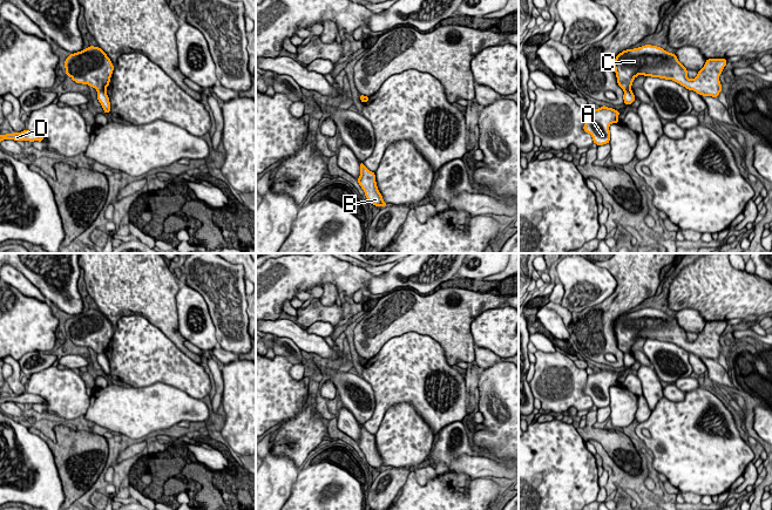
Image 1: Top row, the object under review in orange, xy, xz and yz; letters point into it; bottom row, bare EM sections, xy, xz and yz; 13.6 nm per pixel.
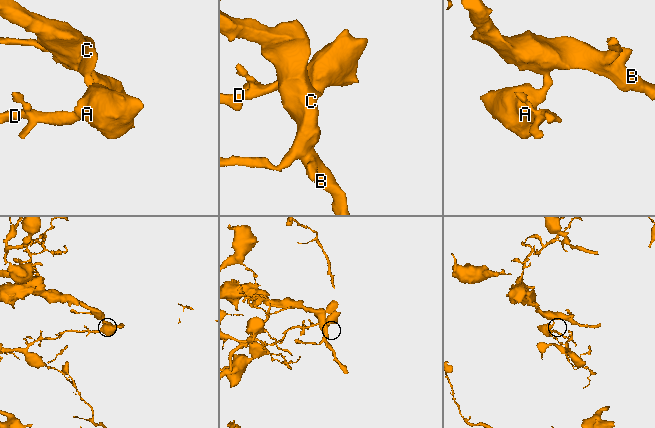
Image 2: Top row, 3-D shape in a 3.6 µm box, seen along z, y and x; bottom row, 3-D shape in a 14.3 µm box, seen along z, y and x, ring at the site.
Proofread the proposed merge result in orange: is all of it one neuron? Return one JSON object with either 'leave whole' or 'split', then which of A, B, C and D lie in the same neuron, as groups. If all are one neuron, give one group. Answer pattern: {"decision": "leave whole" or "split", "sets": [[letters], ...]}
{"decision": "split", "sets": [["A", "D"], ["B", "C"]]}

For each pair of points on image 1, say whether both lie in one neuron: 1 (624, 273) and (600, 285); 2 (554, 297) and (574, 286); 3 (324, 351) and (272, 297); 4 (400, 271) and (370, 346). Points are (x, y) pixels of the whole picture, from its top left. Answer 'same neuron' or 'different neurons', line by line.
1: different neurons
2: different neurons
3: different neurons
4: different neurons

